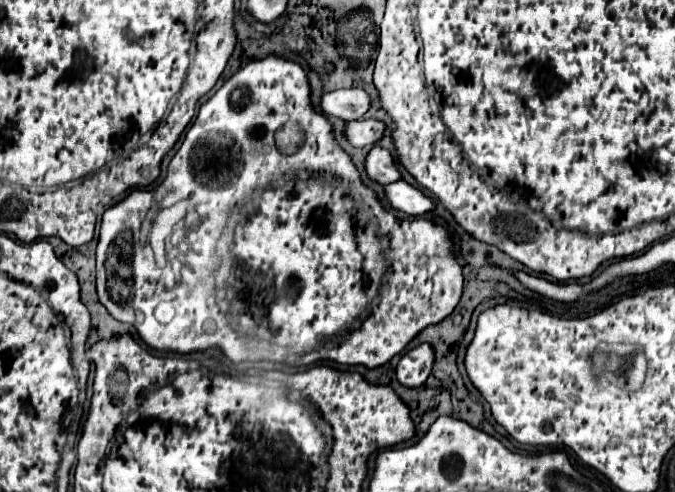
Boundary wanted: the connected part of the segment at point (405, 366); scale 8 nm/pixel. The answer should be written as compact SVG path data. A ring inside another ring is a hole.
M419 344L417 348L409 350L397 366L397 380L407 386L415 388L423 385L433 368L433 348L429 344Z

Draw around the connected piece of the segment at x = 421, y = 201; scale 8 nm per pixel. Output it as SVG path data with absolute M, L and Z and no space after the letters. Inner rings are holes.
M395 182L385 186L387 198L393 208L409 214L409 216L423 216L435 208L435 202L427 198L419 188L407 182Z

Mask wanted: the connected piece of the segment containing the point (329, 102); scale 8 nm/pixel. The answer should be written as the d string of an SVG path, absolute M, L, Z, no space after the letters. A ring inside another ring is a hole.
M361 88L335 90L335 92L327 92L323 96L321 108L323 108L323 112L327 112L331 116L351 122L351 120L361 120L365 116L365 112L371 108L371 98Z

